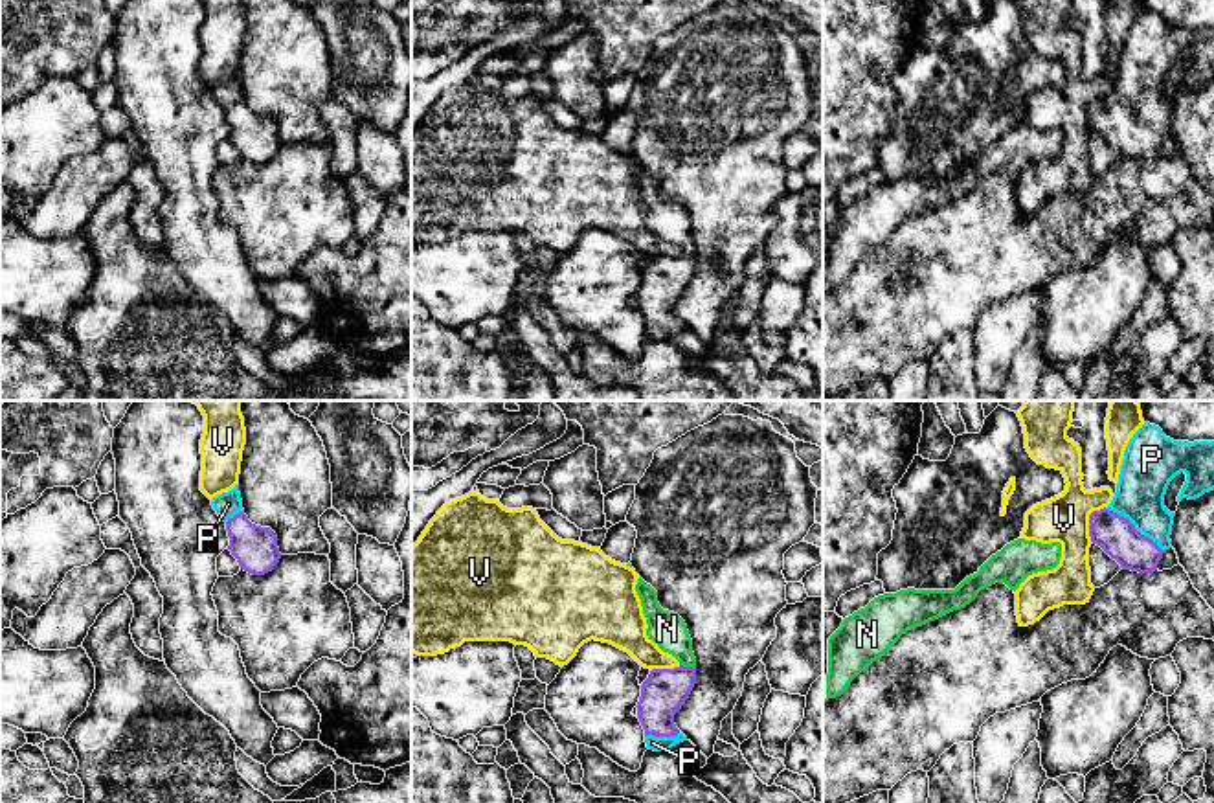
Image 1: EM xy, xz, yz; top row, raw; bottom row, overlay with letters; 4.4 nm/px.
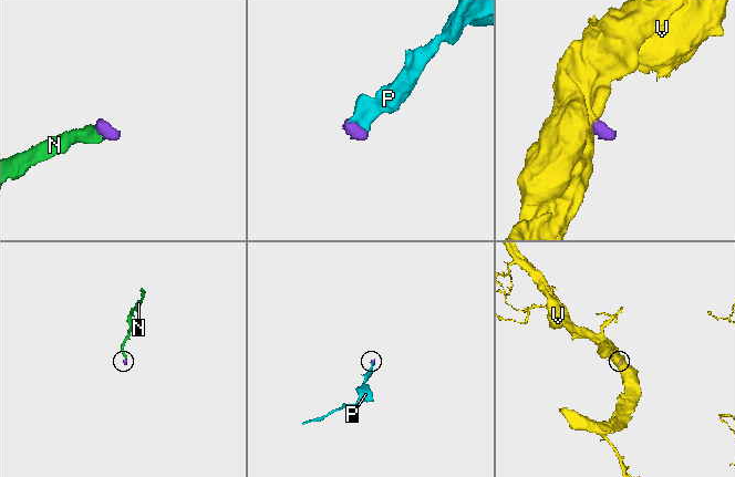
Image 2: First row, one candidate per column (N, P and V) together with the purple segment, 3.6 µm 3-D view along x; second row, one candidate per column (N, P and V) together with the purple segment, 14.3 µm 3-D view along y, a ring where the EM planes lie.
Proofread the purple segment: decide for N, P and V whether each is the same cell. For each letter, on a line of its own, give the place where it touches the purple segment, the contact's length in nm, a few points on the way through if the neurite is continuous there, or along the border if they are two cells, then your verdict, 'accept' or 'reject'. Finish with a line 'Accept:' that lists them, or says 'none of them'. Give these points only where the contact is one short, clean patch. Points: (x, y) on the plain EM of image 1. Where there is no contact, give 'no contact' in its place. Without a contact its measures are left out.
N: xz (687, 256) | 70 nm | across xz (663, 282), (687, 256), (680, 234), (667, 217) | accept
P: yz (1134, 114) | 320 nm | across yz (1113, 122), (1134, 114), (1146, 59) | accept
V: yz (1090, 111) | 180 nm | along yz (1104, 94), (1090, 103), (1091, 131) | reject
Accept: N, P

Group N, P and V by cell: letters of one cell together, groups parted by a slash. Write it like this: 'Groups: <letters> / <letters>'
Groups: N P / V

